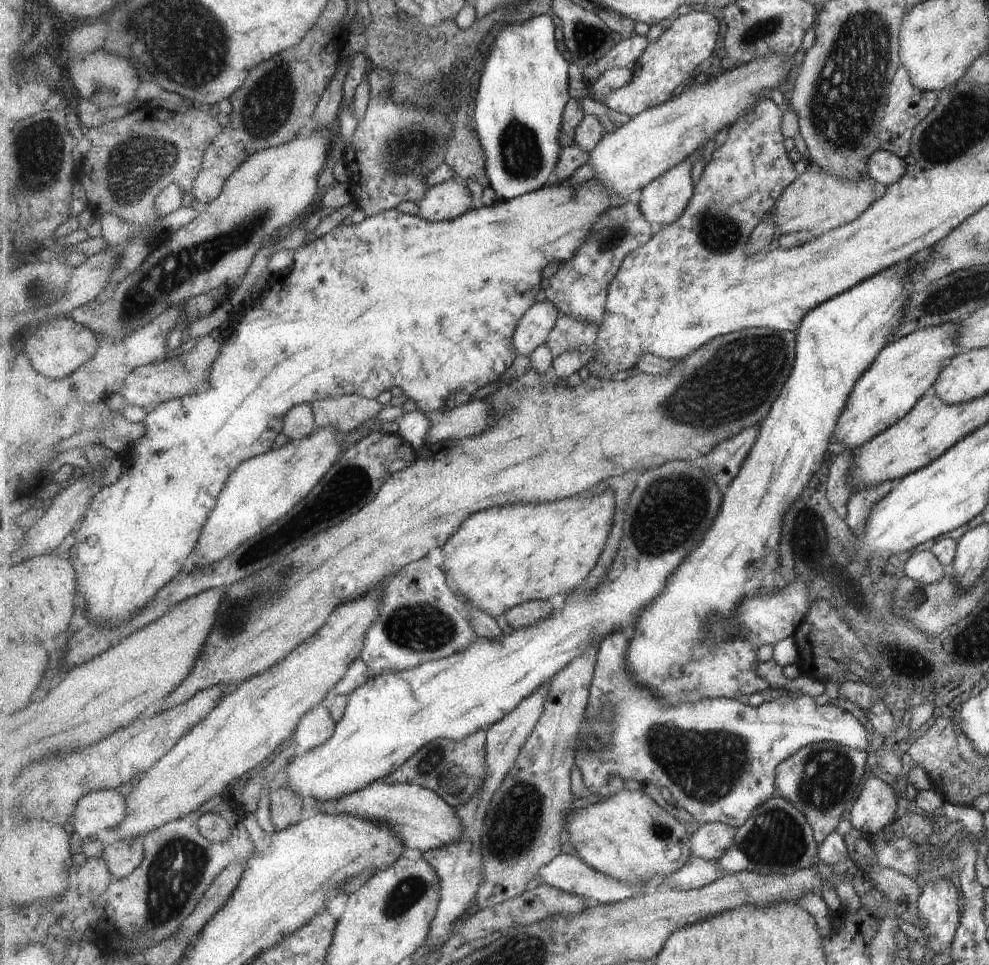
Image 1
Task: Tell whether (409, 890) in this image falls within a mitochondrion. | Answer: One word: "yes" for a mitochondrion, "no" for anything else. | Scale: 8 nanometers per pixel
yes

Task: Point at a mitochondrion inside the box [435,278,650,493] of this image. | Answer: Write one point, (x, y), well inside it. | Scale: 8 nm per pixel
(510, 408)

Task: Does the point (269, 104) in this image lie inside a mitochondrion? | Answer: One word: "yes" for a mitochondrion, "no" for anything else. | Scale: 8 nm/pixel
yes

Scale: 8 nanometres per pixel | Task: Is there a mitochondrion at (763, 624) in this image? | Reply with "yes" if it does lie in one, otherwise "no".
no

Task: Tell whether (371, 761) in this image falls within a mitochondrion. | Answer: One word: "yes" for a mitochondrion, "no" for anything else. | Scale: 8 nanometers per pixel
no

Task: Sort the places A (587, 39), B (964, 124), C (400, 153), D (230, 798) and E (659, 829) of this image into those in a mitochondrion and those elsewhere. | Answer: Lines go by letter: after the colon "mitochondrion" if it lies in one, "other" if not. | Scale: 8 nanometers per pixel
A: mitochondrion
B: mitochondrion
C: mitochondrion
D: other
E: mitochondrion

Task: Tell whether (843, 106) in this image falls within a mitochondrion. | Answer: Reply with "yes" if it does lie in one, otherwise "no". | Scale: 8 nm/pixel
yes

